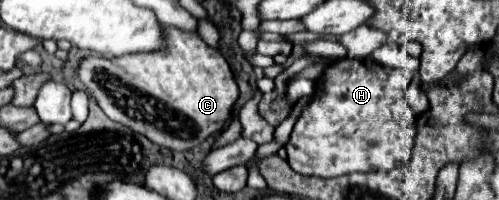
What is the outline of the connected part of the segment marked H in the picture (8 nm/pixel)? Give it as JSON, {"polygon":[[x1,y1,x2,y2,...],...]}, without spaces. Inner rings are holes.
{"polygon":[[338,58,316,80,314,100,298,118,286,142,288,164,294,172,332,178,352,172,392,170,410,160,416,114,406,102,394,70,366,60,370,58]]}

